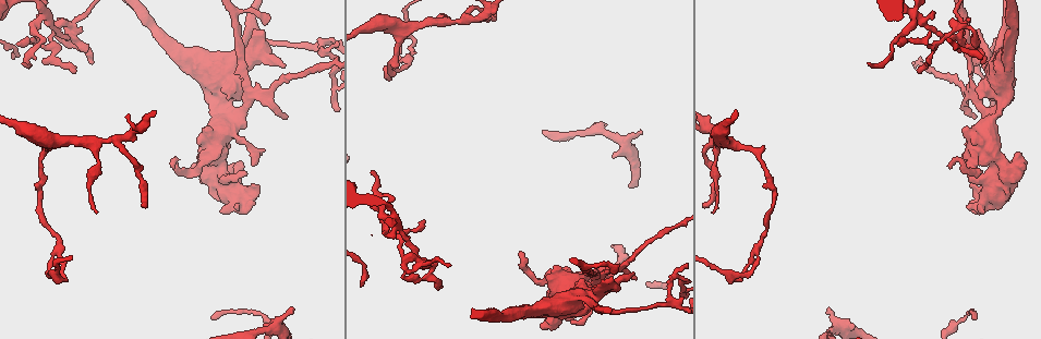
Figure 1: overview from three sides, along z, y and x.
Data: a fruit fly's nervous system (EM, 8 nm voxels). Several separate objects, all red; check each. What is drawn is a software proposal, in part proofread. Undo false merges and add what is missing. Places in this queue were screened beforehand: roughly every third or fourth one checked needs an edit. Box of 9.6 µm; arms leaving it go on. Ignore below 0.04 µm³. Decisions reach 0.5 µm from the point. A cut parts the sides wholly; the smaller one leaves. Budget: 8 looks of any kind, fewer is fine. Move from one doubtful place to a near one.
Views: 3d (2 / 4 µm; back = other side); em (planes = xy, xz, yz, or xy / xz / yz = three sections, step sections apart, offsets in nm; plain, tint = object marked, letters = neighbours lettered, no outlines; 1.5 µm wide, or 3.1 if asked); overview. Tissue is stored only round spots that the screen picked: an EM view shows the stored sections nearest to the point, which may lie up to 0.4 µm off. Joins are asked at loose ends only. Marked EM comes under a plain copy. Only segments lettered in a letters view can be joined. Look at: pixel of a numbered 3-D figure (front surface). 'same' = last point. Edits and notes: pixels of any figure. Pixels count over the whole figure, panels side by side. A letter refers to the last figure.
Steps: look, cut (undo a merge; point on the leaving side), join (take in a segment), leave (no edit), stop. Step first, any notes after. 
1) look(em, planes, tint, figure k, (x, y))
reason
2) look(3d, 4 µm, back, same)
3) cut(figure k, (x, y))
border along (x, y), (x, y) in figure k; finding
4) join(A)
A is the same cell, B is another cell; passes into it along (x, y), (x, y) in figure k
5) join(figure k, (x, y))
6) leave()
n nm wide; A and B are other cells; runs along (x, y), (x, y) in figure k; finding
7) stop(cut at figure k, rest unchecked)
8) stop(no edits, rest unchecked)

look(3d, 4 µm, back, figure 1, (293, 313))
thin end

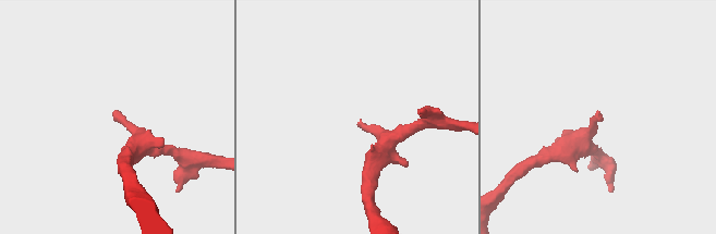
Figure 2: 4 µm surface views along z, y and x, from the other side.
look(em, planes, letters, figure 2, (601, 121))
shape alone is not enough

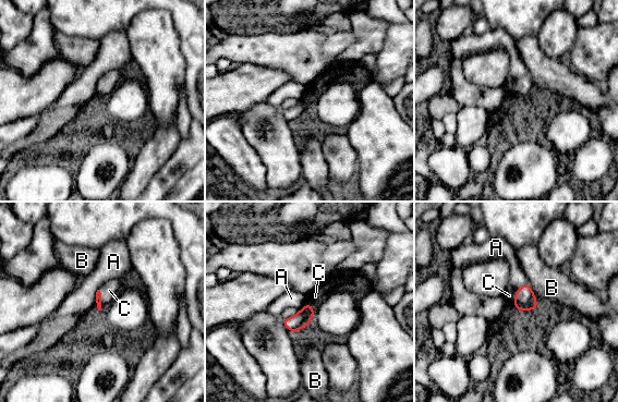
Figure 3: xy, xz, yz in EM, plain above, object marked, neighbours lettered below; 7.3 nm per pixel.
join(C)
C is the same cell, A and B are other cells; passes into it along (98, 295), (100, 300), (109, 290) in figure 3; it goes on there

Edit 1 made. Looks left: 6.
look(overview)
see it whole again

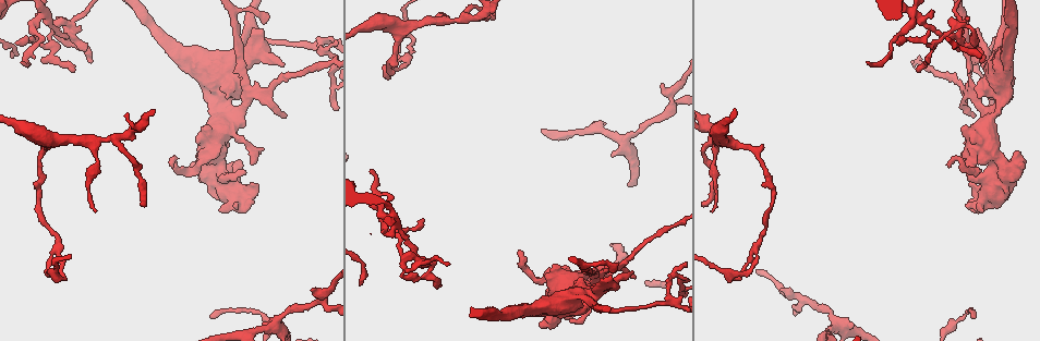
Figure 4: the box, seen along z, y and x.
look(3d, 2 µm, figure 4, (170, 165))
tapers out

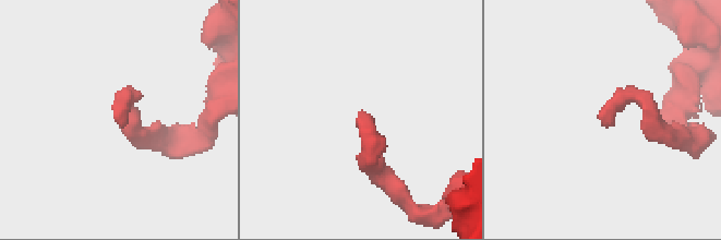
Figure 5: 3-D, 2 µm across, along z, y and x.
look(em, xz, step 8, letters, figure 5, (117, 123))
now the EM

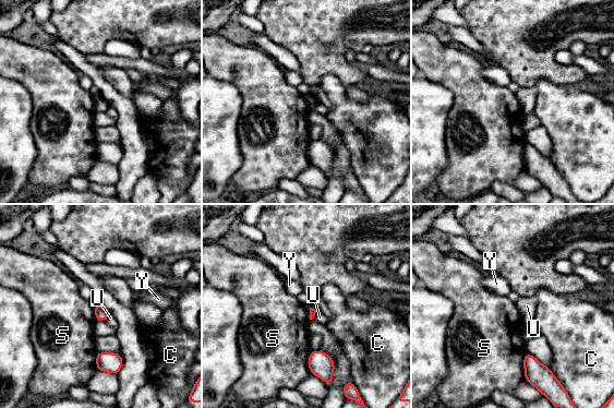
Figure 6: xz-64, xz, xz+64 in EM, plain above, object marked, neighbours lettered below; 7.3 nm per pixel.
leave()
C, S, U and Y are other cells; border along (526, 352), (522, 359), (525, 379) in figure 6; none of them fits

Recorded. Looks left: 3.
look(em, xz, step 4, letters, figure 4, (972, 117))
branch stops here

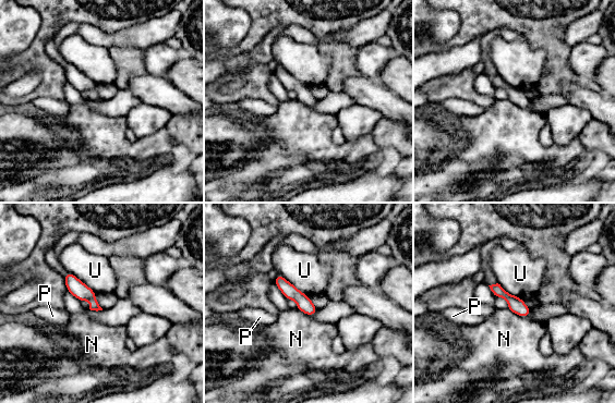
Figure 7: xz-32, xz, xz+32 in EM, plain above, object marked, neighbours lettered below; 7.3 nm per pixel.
leave()
N, P and U are other cells; border along (278, 272), (309, 296) in figure 7; no lettered segment goes on from it

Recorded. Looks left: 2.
stop(join at figure 3, rest unchecked)

